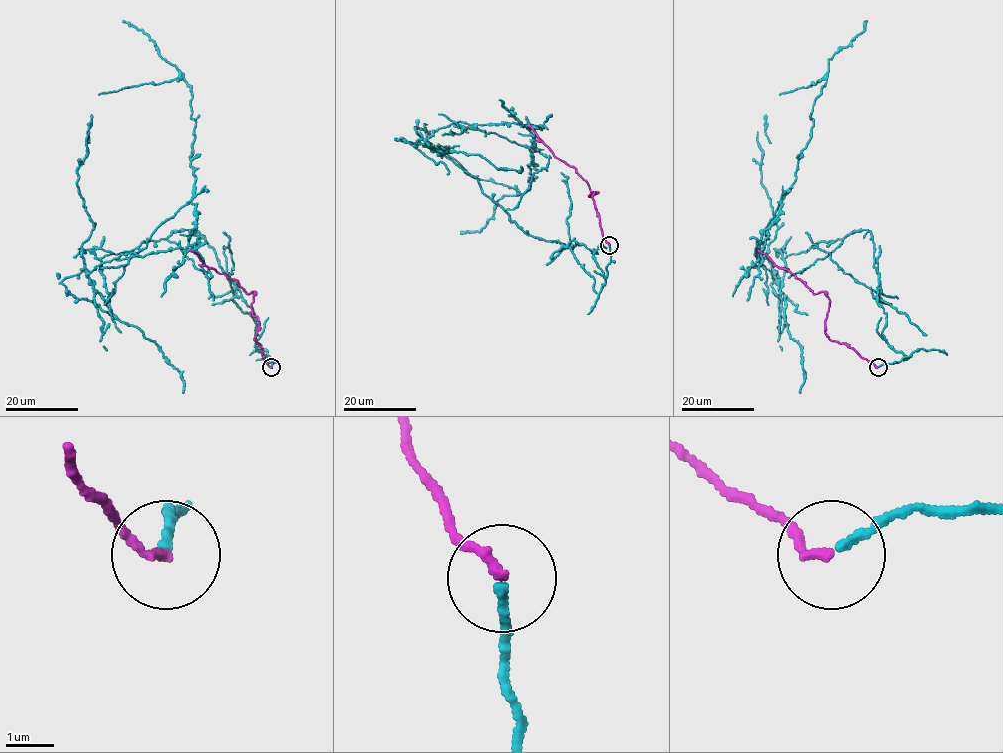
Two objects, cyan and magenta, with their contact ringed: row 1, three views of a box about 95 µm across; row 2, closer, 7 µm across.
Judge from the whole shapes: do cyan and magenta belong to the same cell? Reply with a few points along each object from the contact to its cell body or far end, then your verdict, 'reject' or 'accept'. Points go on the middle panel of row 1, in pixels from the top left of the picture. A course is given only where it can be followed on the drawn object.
cyan via (609, 245), (605, 276), (594, 249), (526, 234), (426, 139), (460, 121), (526, 146), (523, 193), (436, 147) | magenta via (609, 245), (592, 197), (596, 192), (588, 196), (591, 191), (586, 181), (554, 155), (528, 125) | reject

